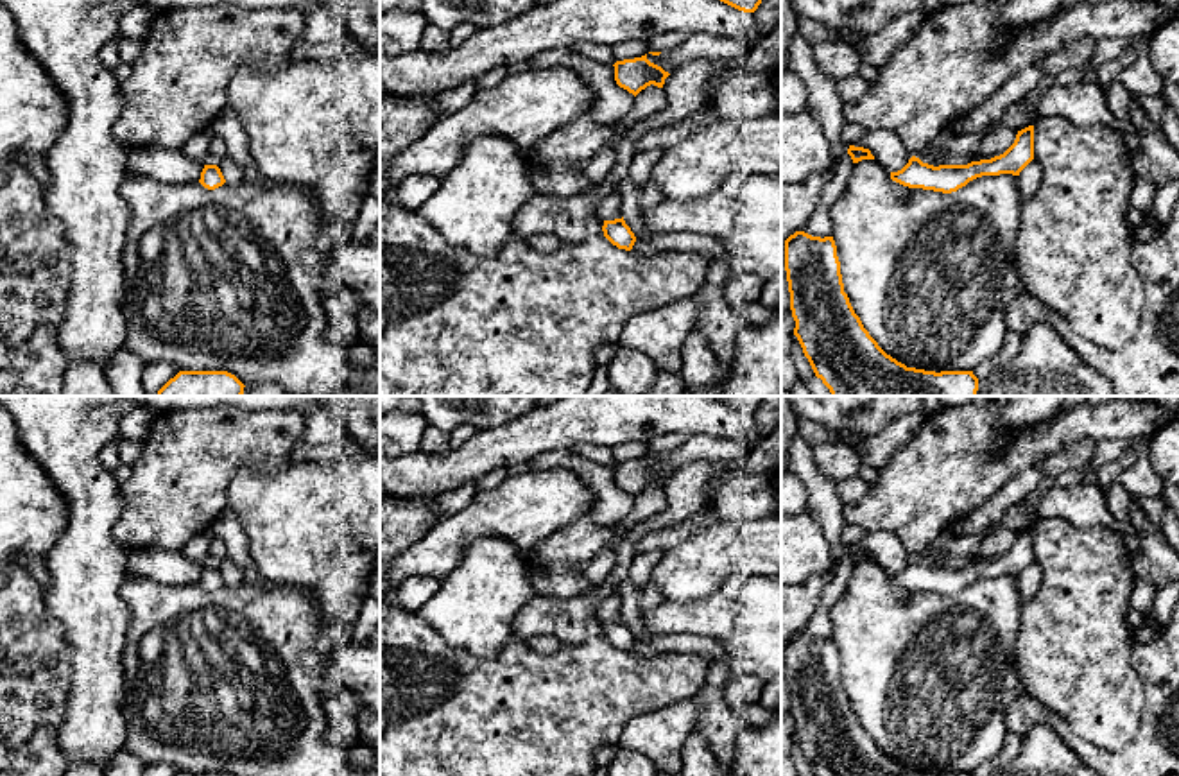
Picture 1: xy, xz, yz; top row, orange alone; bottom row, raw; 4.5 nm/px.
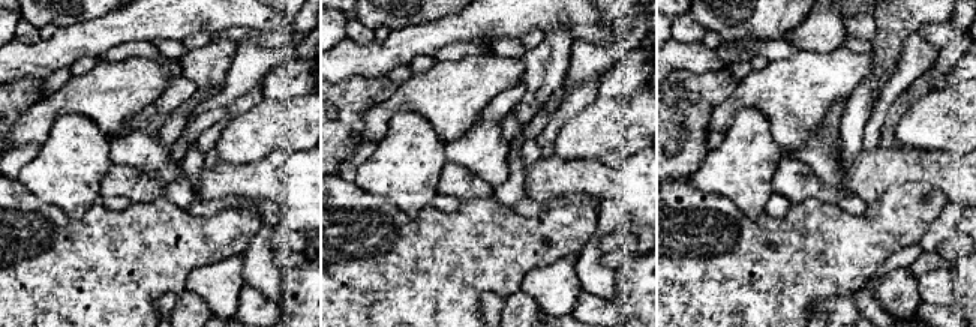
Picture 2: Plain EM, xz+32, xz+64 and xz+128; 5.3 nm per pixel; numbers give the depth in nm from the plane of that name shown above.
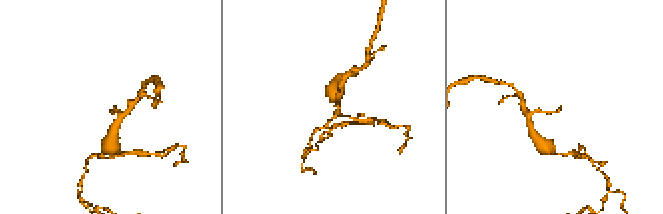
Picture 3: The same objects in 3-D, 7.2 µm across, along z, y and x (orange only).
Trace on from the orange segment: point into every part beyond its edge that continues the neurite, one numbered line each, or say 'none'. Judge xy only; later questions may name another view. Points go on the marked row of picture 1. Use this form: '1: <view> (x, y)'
none

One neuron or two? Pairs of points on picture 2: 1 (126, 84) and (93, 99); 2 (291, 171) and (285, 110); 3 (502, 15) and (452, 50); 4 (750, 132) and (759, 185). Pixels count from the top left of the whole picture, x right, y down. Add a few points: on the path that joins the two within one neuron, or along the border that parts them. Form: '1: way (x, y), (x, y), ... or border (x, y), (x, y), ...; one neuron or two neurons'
1: way (119, 90), (111, 95), (101, 95); one neuron
2: border (305, 149), (278, 149), (257, 162); two neurons
3: border (477, 39), (444, 44), (432, 54); two neurons
4: way (753, 146), (753, 171); one neuron

